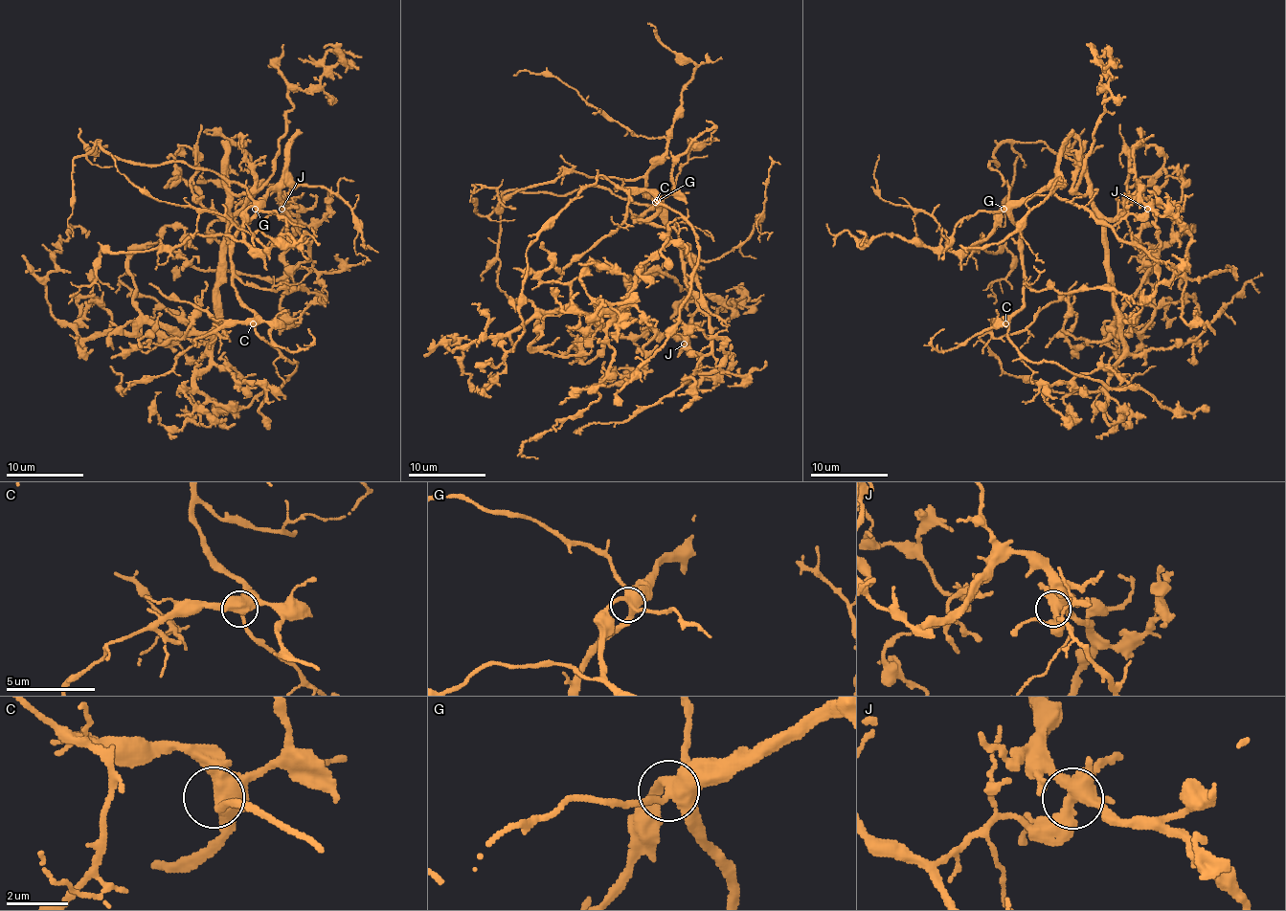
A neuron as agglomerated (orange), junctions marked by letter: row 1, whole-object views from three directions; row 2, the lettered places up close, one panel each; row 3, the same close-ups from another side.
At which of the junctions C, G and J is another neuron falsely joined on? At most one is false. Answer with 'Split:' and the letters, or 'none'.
Split: J

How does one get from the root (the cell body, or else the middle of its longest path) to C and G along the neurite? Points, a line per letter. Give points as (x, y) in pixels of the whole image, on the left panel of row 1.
C: (286, 214), (296, 224), (283, 211), (280, 193), (272, 189), (234, 242), (232, 286), (255, 314), (253, 323)
G: (286, 214), (296, 224), (283, 211), (276, 189), (272, 189), (255, 209)

